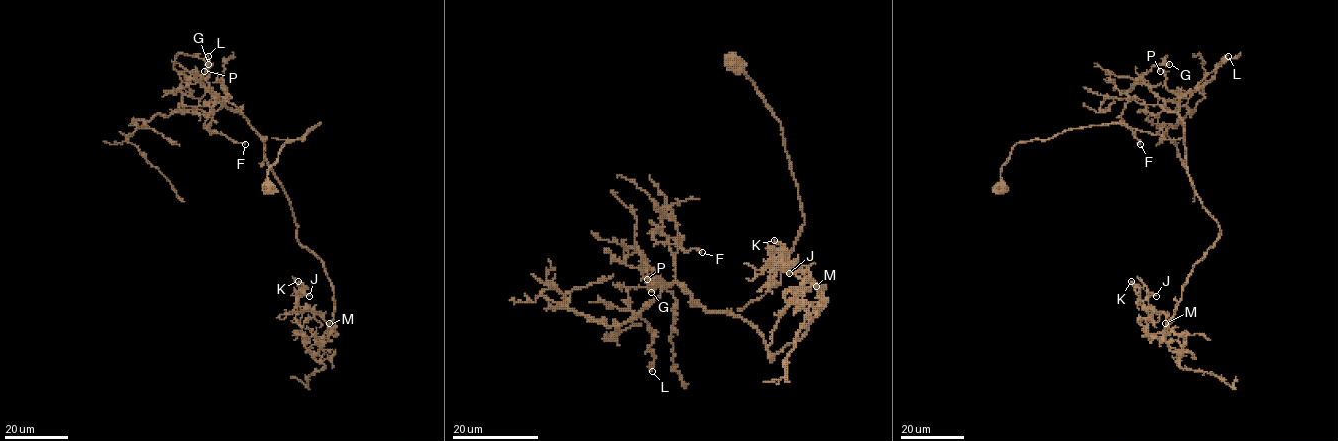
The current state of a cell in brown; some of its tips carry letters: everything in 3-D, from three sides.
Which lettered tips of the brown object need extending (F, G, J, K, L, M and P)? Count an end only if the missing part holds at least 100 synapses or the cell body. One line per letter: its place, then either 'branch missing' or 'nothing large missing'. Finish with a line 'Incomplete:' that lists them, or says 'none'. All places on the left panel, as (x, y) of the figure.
F: at (245, 144); nothing large missing
G: at (208, 64); nothing large missing
J: at (309, 296); nothing large missing
K: at (298, 281); nothing large missing
L: at (208, 56); nothing large missing
M: at (329, 323); nothing large missing
P: at (204, 71); nothing large missing
Incomplete: none

